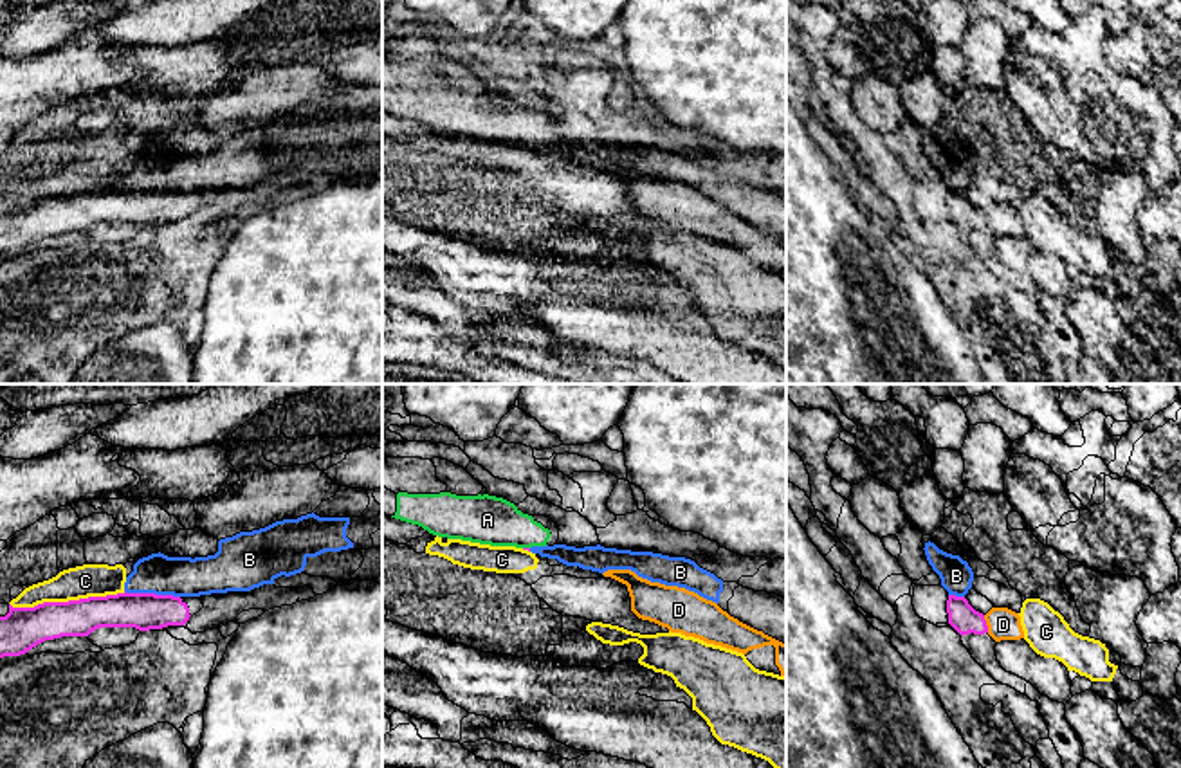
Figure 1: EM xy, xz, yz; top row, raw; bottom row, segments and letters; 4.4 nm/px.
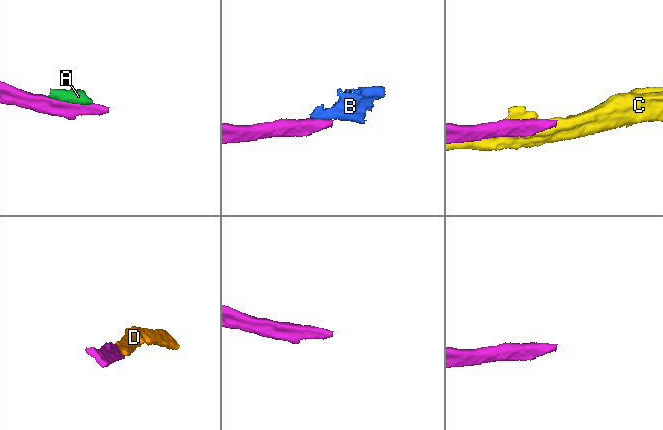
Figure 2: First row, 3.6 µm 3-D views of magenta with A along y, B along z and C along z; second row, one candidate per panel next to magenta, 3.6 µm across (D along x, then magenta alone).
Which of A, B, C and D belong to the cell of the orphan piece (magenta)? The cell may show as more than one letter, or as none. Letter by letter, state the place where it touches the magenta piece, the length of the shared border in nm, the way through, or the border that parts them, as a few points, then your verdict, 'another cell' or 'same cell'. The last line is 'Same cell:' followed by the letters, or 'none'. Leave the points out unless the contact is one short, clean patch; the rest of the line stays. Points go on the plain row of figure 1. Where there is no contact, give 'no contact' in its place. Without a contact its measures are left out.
A: contact xz (527, 145); length 30 nm; another cell
B: contact xy (152, 190); length 260 nm; border xy (125, 186), (179, 193); another cell
C: contact xy (69, 197); length 500 nm; another cell
D: contact yz (985, 220); length 80 nm; way yz (961, 211), (967, 217), (985, 220), (1003, 220); same cell
Same cell: D

